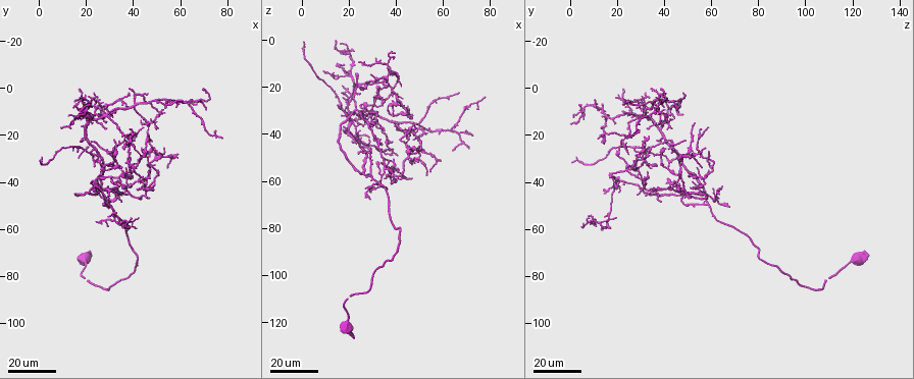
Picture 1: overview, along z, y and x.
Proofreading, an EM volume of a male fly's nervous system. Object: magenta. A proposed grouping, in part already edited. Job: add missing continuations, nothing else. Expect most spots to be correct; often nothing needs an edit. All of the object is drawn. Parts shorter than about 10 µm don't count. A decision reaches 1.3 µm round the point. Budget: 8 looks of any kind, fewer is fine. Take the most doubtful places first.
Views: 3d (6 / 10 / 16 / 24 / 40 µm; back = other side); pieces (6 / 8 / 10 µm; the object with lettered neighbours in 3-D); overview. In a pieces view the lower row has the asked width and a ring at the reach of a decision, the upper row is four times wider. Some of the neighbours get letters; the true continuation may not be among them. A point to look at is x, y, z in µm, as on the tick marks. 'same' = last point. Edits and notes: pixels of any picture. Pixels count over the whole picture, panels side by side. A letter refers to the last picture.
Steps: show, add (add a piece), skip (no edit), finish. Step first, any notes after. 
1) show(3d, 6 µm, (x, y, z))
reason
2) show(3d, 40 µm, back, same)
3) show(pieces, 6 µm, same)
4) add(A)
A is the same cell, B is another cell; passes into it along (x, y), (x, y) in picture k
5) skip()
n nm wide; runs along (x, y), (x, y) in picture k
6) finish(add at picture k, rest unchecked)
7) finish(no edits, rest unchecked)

show(3d, 16 µm, (30, 46, 32))
branch stops here

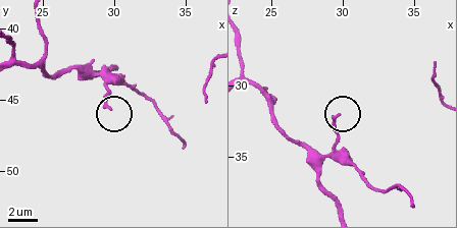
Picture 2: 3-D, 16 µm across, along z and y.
show(pieces, 8 µm, (29.6, 45.6, 32.2))

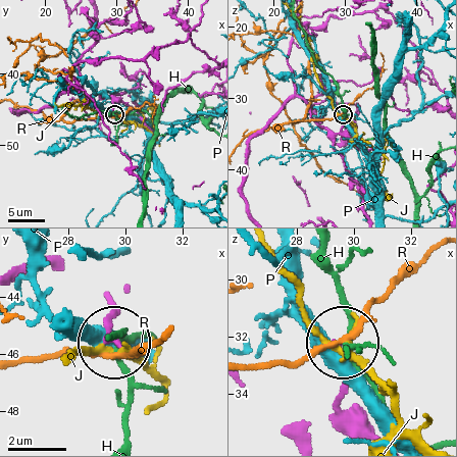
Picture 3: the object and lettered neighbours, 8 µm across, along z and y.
skip()
H, J, P and R are other cells; none of them fits

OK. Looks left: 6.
show(3d, 24 µm, (28, 17, 32))
branch stops here

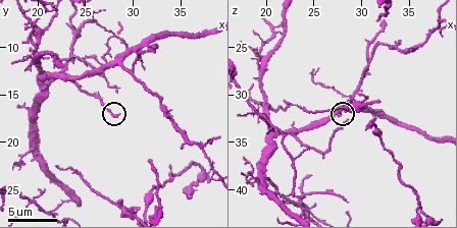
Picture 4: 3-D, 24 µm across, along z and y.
show(pieces, 8 µm, (28.4, 17.0, 32.8))
what lies round it

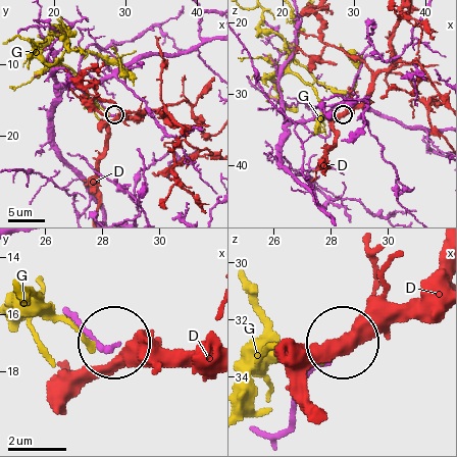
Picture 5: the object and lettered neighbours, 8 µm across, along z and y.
skip()
D and G are other cells; runs along (66, 308), (108, 347) in picture 5; none of them fits

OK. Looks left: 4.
show(3d, 16 µm, (15, 5, 28))
thin end

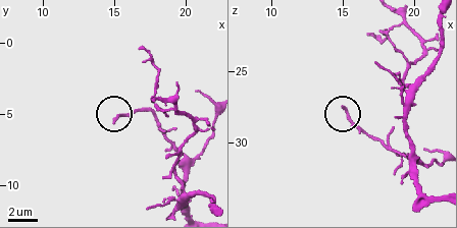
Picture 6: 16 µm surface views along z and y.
show(pieces, 6 µm, (15.0, 5.2, 27.6))

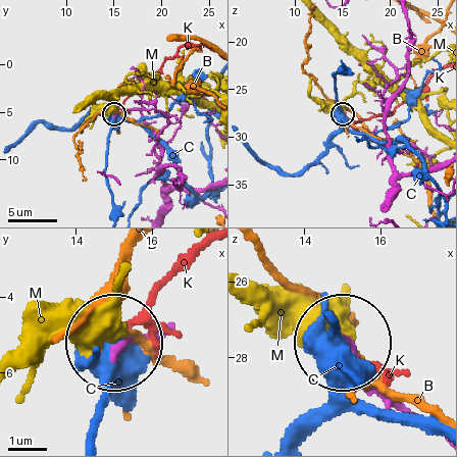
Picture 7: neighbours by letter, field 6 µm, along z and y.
skip()
190 nm wide; B, C, K and M are other cells; none of them fits

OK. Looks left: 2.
show(3d, 16 µm, (15, 16, 0))
long arm stops here

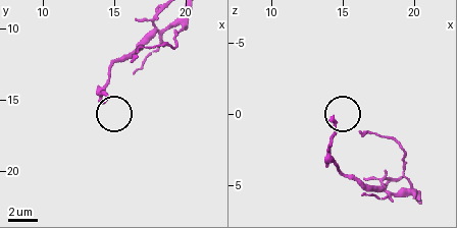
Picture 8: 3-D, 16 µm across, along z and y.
show(pieces, 8 µm, (14.4, 15.2, 0.4))

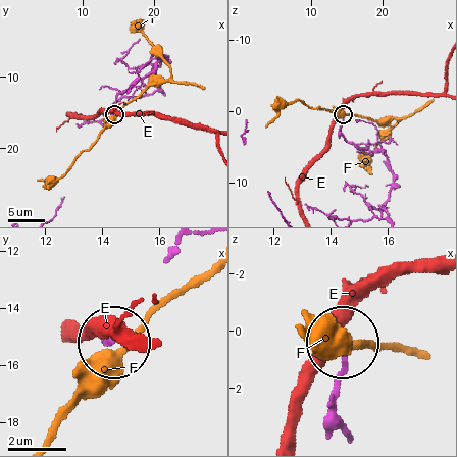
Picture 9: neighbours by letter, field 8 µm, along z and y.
skip()
210 nm wide; E and F are other cells; no lettered piece goes on from it

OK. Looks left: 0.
finish(no edits, rest unchecked)

